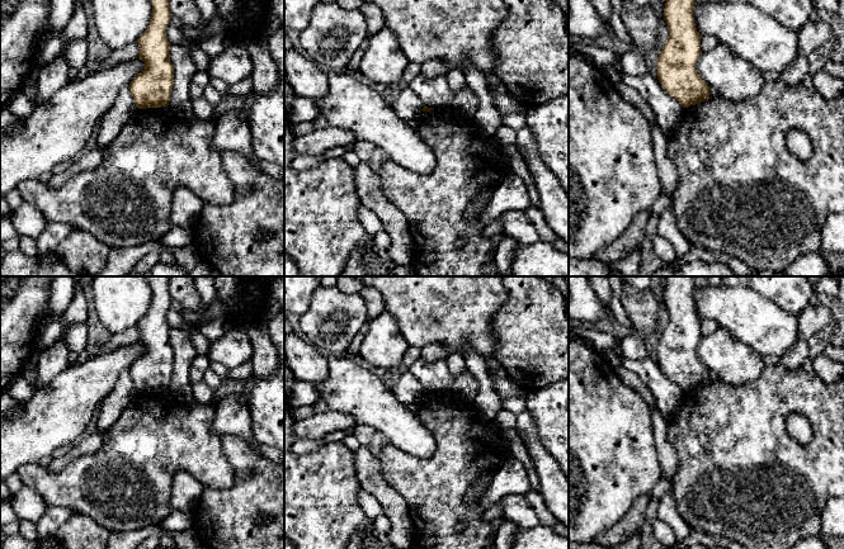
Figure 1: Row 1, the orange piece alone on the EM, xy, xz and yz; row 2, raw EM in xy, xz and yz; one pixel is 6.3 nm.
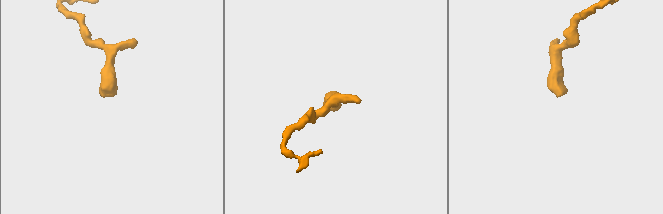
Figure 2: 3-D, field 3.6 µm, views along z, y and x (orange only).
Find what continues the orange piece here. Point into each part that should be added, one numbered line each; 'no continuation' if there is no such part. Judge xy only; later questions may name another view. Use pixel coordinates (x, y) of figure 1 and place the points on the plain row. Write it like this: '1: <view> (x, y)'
no continuation

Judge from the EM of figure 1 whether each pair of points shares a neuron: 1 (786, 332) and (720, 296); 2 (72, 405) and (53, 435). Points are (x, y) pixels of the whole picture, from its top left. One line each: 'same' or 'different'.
1: same
2: same

